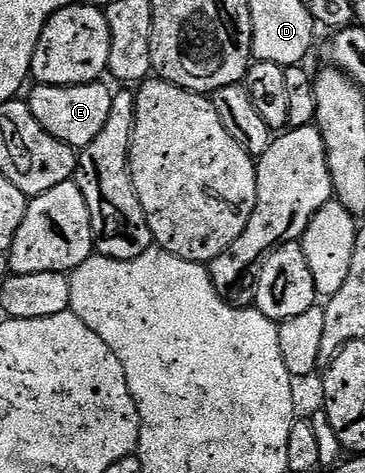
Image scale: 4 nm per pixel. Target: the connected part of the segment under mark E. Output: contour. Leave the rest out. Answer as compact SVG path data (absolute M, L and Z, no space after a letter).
M90 81L88 85L41 85L36 84L27 106L33 111L33 119L53 135L53 139L61 139L71 149L82 151L101 135L105 123L109 123L109 115L113 107L112 90L107 90L103 83Z

